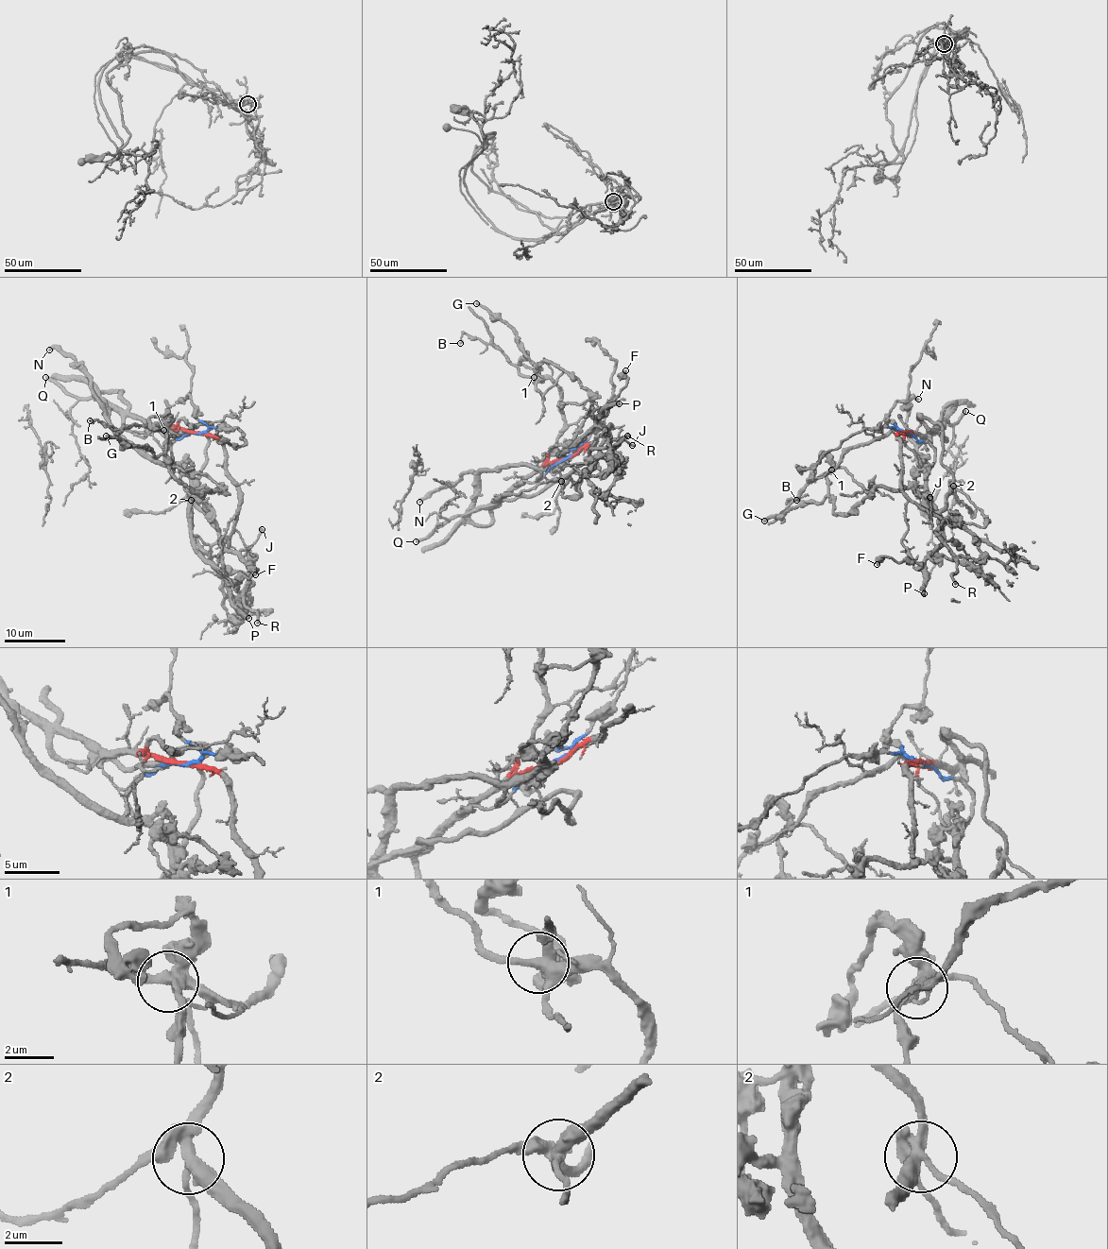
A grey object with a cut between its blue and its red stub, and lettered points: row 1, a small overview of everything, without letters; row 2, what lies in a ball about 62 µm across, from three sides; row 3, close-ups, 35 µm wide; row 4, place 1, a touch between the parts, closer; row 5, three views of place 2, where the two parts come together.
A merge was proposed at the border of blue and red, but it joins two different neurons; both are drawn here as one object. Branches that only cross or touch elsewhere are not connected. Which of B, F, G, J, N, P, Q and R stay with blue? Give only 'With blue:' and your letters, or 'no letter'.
With blue: F, G, N, P

